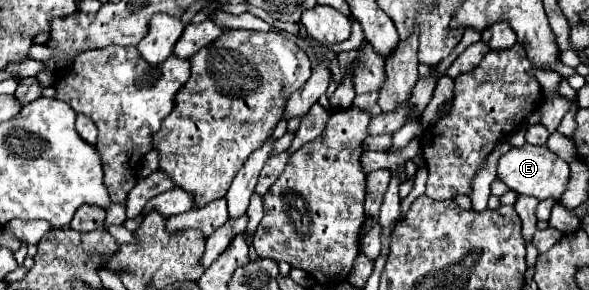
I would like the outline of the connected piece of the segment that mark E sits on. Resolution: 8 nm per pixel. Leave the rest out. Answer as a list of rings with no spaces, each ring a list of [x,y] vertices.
[[[532,144],[512,148],[500,158],[496,168],[496,178],[502,180],[510,190],[524,196],[534,196],[538,200],[546,200],[546,198],[560,200],[562,192],[566,190],[568,176],[570,176],[568,162],[558,158],[552,150],[548,150],[548,146],[532,146]]]

